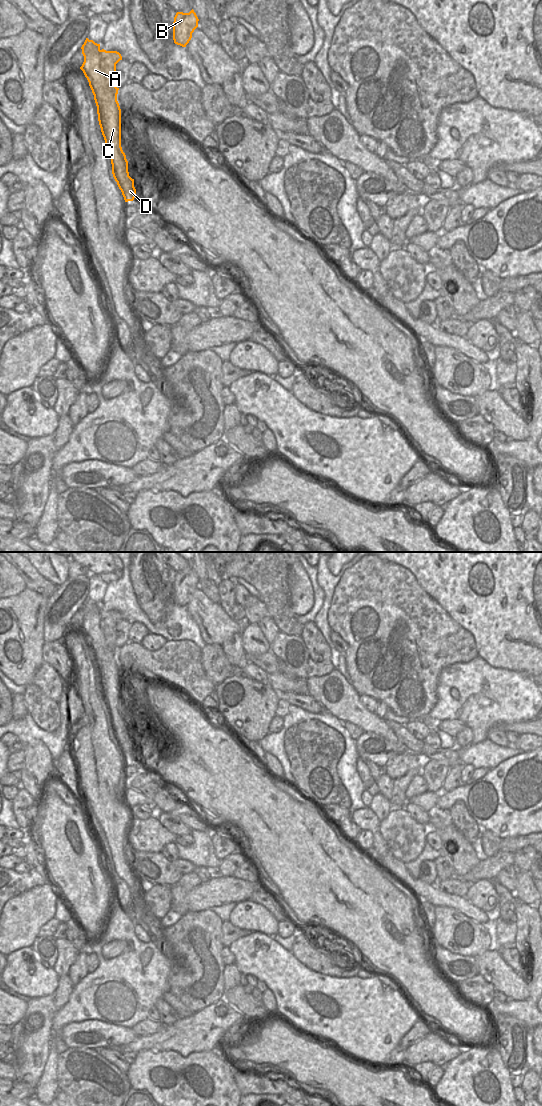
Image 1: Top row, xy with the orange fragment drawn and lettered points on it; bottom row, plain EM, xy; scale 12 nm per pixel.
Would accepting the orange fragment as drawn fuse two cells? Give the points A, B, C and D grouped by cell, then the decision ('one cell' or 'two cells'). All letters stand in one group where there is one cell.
A C D / B; two cells

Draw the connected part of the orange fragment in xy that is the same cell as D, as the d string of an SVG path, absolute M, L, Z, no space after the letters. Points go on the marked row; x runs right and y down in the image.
M117 95L112 102L104 102L104 117L98 121L104 123L108 129L108 134L103 137L111 158L113 177L125 202L133 201L136 189L134 179L129 176L128 161L121 147L121 109Z

